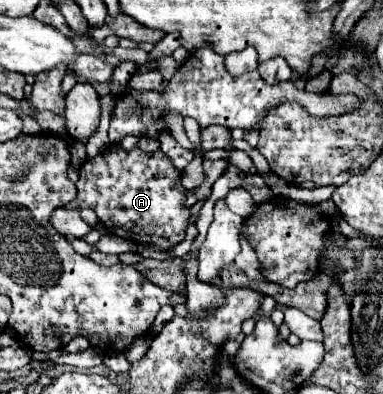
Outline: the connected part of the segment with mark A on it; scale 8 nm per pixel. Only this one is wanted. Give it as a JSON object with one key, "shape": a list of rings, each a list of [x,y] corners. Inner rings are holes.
{"shape":[[[113,145],[81,165],[77,197],[67,207],[89,207],[113,235],[169,251],[185,239],[189,213],[183,209],[183,201],[185,187],[181,185],[181,173],[163,151],[147,155],[139,147],[123,151],[119,145]]]}

